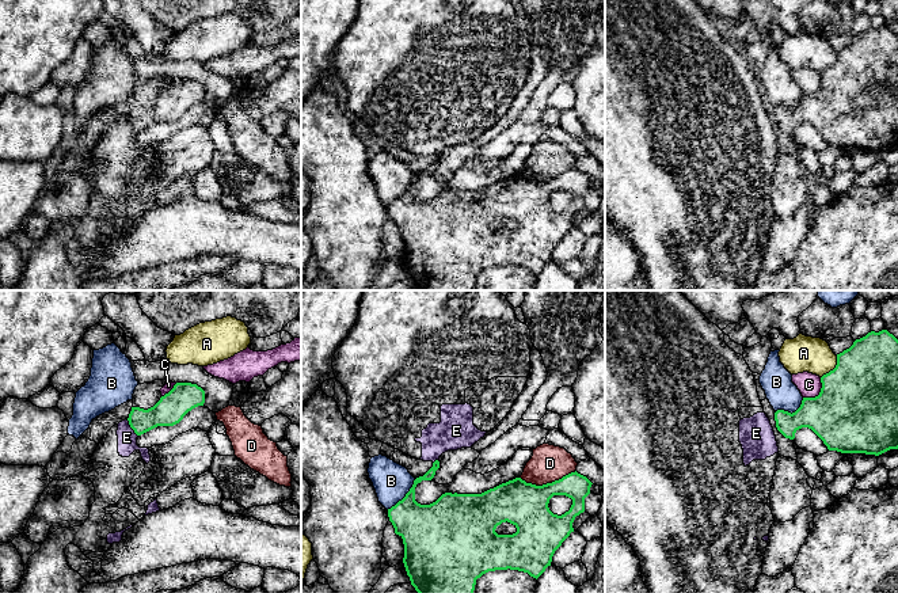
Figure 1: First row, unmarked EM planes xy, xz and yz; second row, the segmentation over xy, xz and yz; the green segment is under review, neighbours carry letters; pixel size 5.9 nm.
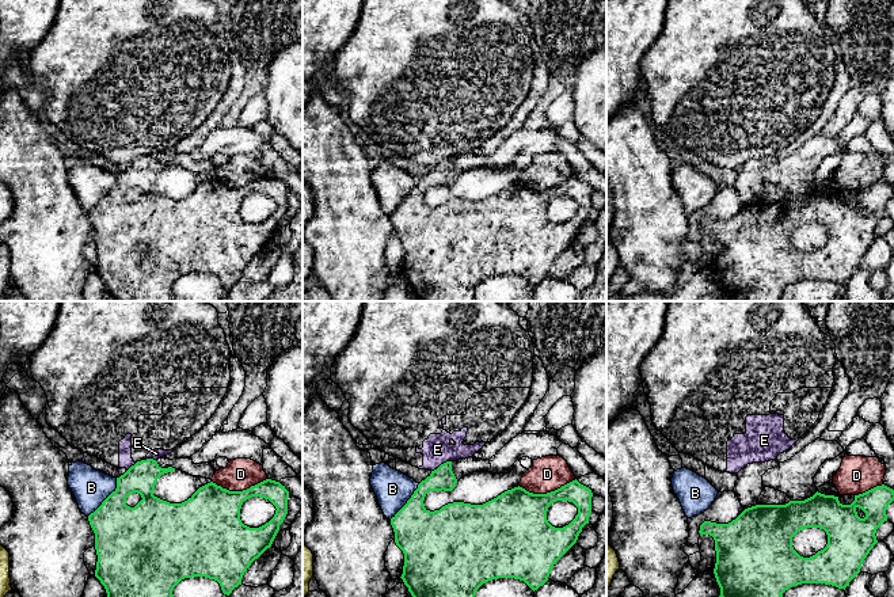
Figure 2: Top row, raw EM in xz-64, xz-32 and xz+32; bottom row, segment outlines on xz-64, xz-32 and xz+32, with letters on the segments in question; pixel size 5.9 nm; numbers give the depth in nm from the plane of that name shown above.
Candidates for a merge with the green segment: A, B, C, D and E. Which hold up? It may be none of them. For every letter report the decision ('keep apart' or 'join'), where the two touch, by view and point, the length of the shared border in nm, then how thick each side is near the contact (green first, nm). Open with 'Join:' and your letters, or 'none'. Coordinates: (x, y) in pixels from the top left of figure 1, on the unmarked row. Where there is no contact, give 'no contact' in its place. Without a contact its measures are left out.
Join: none
A: keep apart | yz (834, 64) | 170 nm | 480/220 nm
B: keep apart | xz (404, 193) | 260 nm | 320/220 nm
C: keep apart | yz (820, 90) | 170 nm | 500/140 nm
D: keep apart | xz (547, 179) | 340 nm | 260/220 nm
E: keep apart | xy (130, 122) | 120 nm | 170/110 nm

